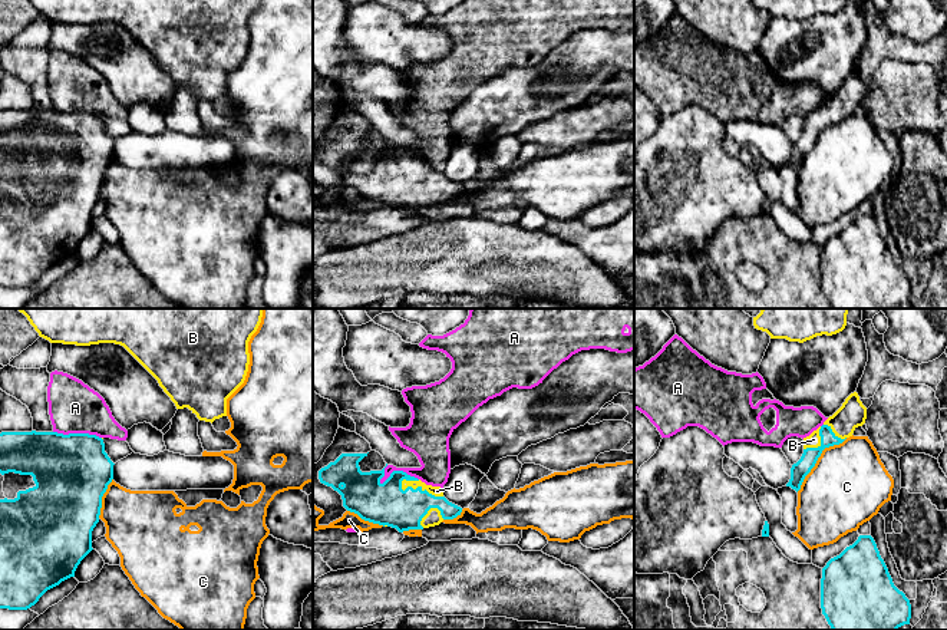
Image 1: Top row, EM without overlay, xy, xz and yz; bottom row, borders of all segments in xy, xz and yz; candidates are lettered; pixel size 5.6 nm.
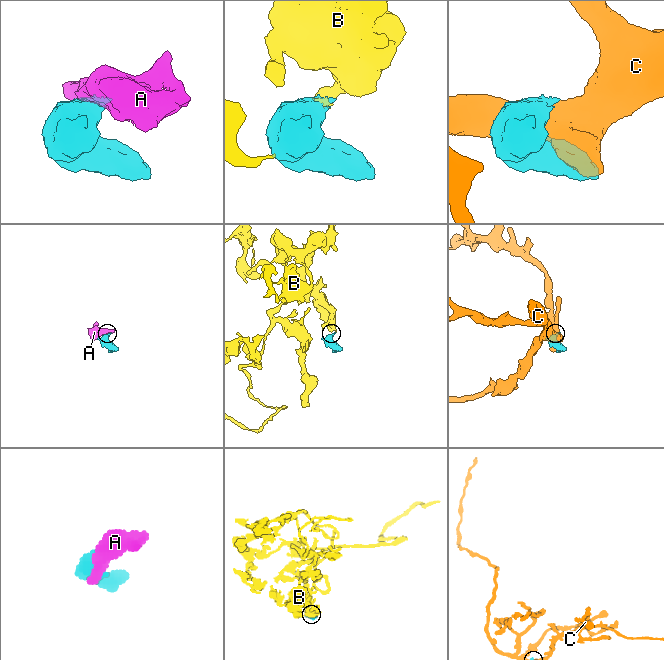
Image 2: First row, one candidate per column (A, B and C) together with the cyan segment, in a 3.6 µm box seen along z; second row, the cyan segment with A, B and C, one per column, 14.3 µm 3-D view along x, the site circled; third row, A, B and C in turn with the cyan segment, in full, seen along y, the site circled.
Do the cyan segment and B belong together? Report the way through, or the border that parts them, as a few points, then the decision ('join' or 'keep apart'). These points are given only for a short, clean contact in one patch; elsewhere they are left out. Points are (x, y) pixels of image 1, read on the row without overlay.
join

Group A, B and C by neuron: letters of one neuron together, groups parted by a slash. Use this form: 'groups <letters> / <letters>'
groups A / B / C

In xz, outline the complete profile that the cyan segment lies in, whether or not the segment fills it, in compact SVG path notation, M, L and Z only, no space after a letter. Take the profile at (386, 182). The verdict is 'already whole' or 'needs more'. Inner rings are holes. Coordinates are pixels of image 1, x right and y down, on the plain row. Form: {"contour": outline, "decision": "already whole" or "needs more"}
{"contour": "M341 132L334 141L319 149L320 161L341 174L343 185L347 189L357 192L364 199L396 207L399 211L435 205L443 198L461 194L462 187L449 181L440 165L426 164L403 149L393 149L383 162L380 158L385 155L385 146L362 151L359 141L364 135L367 132Z", "decision": "needs more"}

